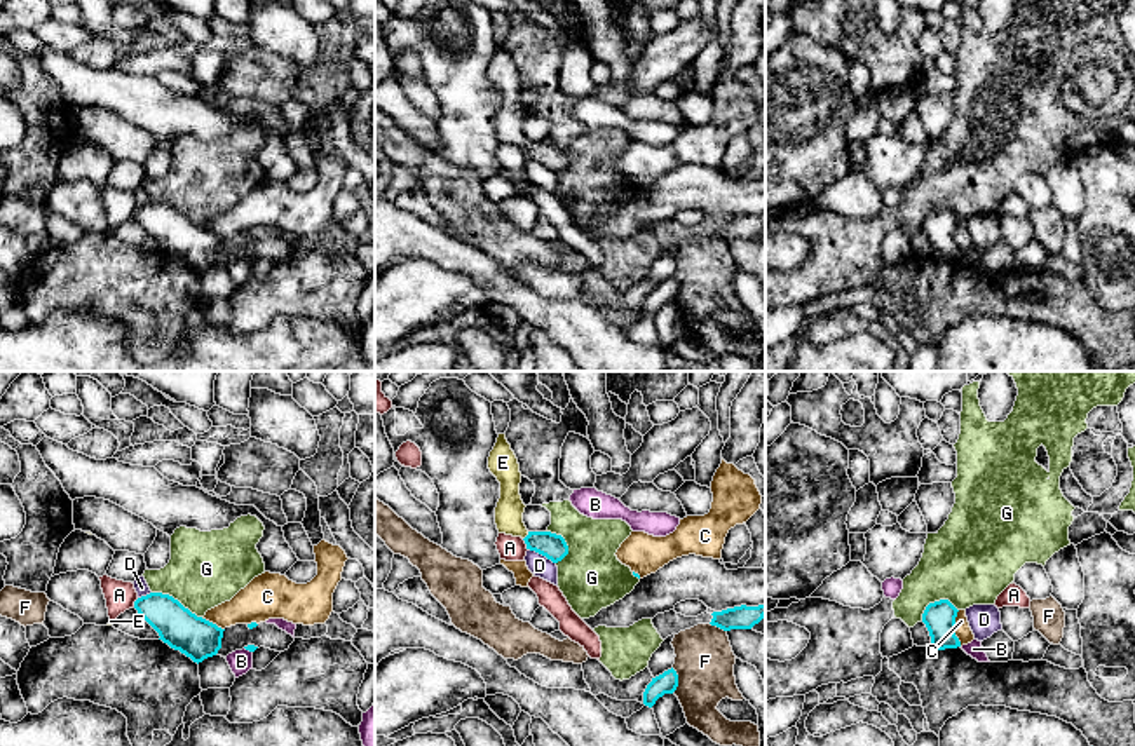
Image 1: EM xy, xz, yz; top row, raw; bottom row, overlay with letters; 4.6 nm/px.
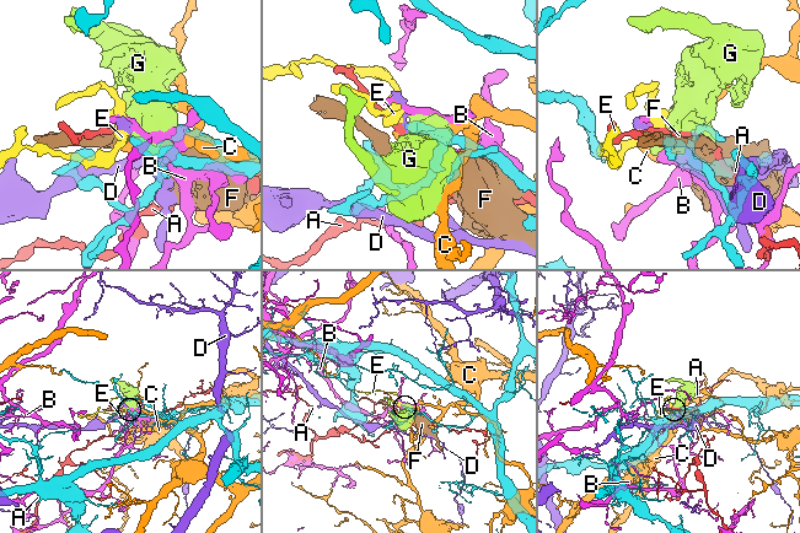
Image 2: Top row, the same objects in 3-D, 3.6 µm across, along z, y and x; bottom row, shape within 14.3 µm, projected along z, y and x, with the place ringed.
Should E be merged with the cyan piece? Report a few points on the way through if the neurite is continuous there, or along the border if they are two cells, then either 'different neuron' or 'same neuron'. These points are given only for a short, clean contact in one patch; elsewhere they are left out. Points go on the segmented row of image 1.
across xz (553, 546), (527, 535), (509, 518), (509, 509) | same neuron

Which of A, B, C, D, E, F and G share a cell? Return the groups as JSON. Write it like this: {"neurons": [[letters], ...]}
{"neurons": [["A"], ["B"], ["C"], ["D"], ["E"], ["F"], ["G"]]}

